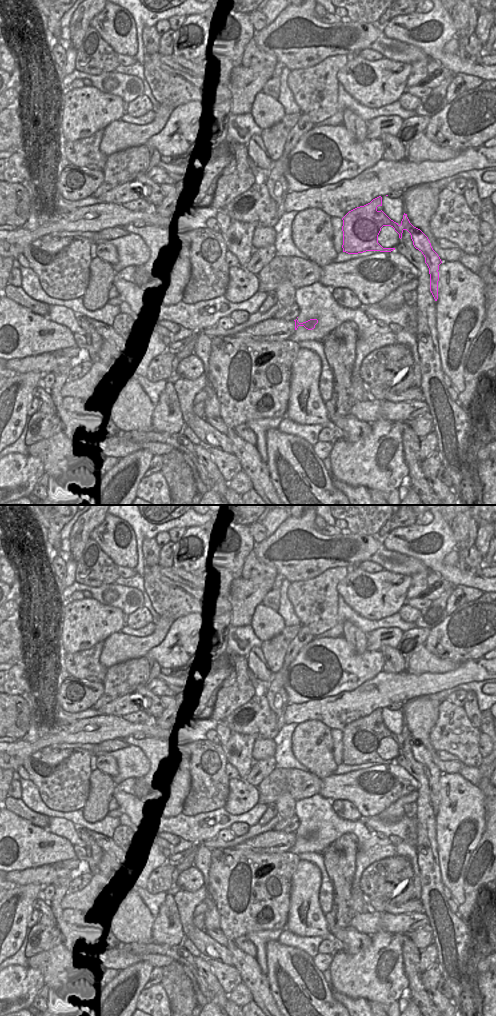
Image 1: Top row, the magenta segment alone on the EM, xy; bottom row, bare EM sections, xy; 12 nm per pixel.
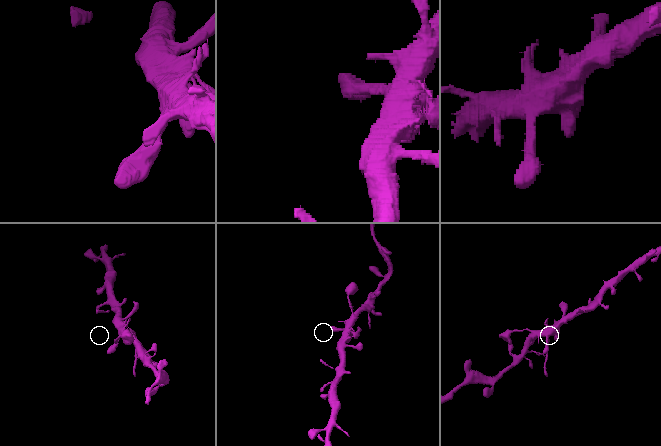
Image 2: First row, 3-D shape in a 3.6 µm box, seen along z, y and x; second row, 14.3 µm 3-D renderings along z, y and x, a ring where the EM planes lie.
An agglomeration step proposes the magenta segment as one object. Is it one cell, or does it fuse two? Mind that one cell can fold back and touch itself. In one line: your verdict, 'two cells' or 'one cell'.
two cells

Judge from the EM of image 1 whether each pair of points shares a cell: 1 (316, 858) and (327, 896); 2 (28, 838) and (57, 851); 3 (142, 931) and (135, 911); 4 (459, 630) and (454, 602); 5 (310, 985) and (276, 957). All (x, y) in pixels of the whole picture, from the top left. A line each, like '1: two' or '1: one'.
1: one
2: one
3: one
4: two
5: one

